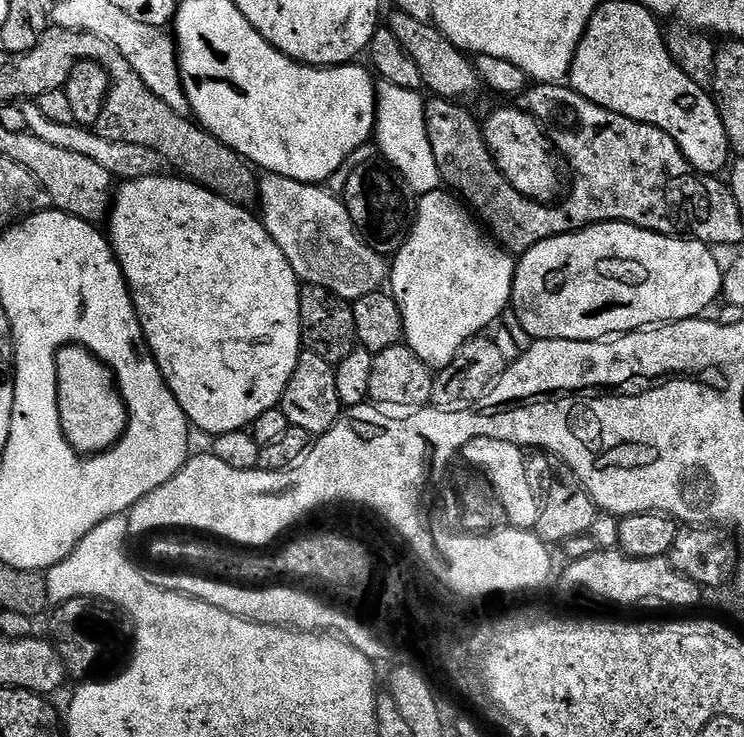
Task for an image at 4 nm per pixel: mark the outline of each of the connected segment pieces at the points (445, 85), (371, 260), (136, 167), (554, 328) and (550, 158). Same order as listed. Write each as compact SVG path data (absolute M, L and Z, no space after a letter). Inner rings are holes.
M393 11L392 17L387 17L386 27L398 38L402 50L414 58L418 70L422 73L425 89L433 97L441 100L467 101L467 96L472 96L476 91L481 91L480 76L476 72L475 63L459 48L455 48L449 40L441 34L440 29L431 22L417 22L410 18L410 14Z
M264 174L258 180L258 219L264 225L265 230L270 234L272 241L278 246L278 250L282 250L282 254L286 254L286 258L290 262L292 269L296 271L297 277L304 284L317 284L326 290L330 290L334 294L338 294L343 300L355 302L358 298L362 298L371 292L381 291L385 287L386 281L390 276L390 264L383 256L379 256L374 250L370 250L370 246L362 237L360 237L359 230L354 226L354 218L350 218L350 214L346 210L343 199L327 187L319 184L303 184L302 182L294 182L290 178L282 178L281 176L273 176L271 174Z
M28 102L23 105L28 123L28 131L34 134L34 138L42 138L42 142L49 146L58 146L62 150L70 150L74 154L83 154L86 158L91 158L93 162L98 162L105 170L110 170L110 174L117 181L137 180L147 176L159 176L165 171L166 161L154 150L146 146L136 144L132 138L119 140L119 138L102 138L88 126L81 126L77 123L70 126L62 126L59 122L53 122L38 110L35 102Z
M610 222L609 224L591 224L581 232L567 232L565 236L555 236L546 242L538 242L528 252L519 257L516 265L516 277L512 283L512 303L510 308L517 312L521 320L522 329L538 340L607 340L626 332L639 332L649 326L663 326L678 320L700 318L715 300L721 299L724 291L724 268L716 261L711 247L700 240L689 240L675 236L663 236L650 230L642 230L633 224Z
M523 107L494 109L488 117L483 117L482 131L498 170L518 194L549 206L561 199L566 188L565 181L564 184L560 181L561 157L552 147L544 127Z

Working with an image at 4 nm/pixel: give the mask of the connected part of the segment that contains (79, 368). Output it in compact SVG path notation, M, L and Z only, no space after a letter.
M68 345L57 354L56 397L64 437L80 455L107 452L124 436L128 410L116 387L115 376L88 349Z

